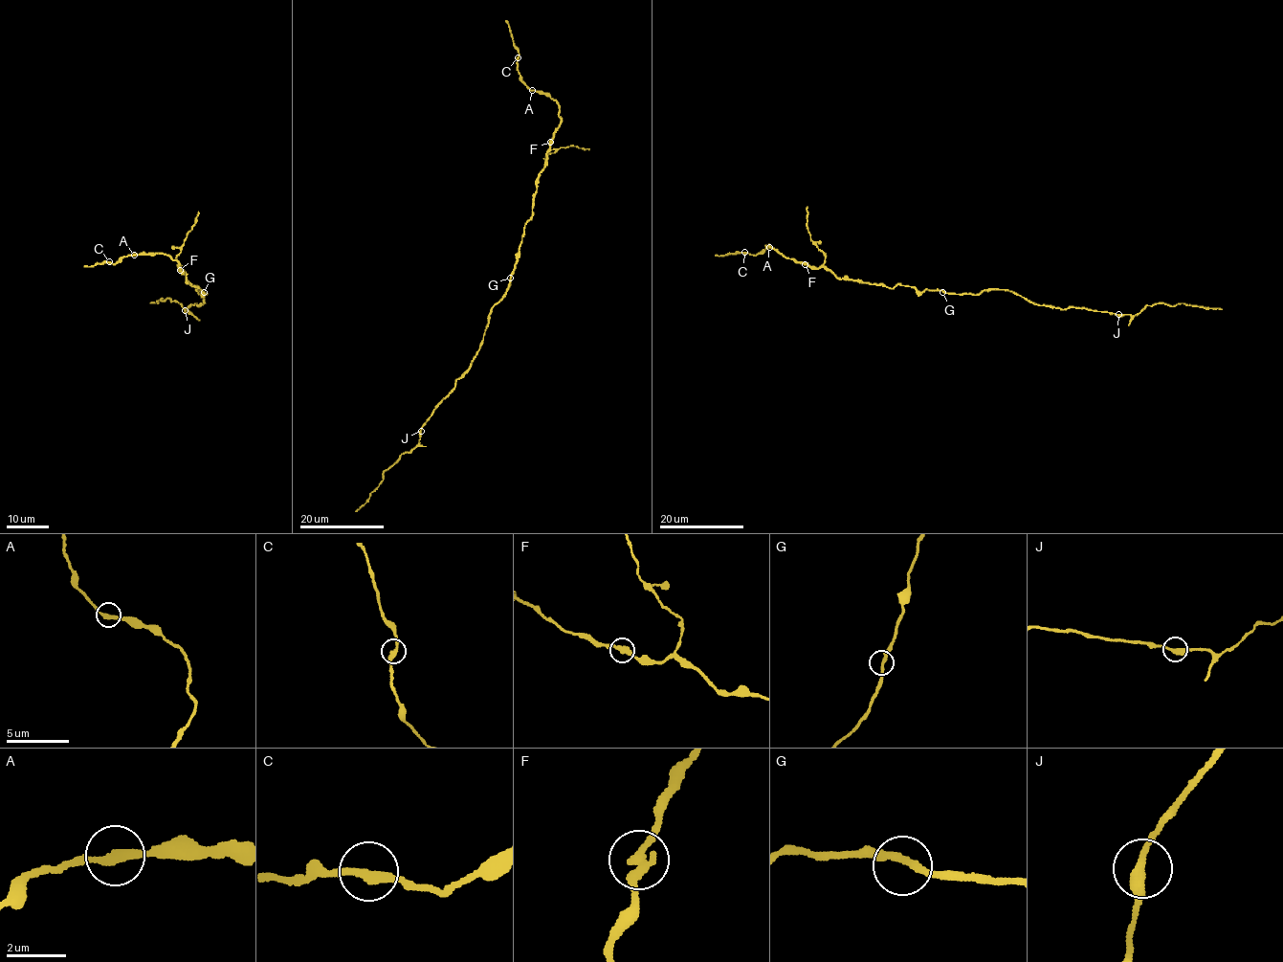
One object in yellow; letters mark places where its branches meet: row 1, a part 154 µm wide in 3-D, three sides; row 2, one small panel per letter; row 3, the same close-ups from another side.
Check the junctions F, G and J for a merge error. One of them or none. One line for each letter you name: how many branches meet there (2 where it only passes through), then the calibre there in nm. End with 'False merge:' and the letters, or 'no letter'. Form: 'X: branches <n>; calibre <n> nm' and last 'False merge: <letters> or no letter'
False merge: no letter

